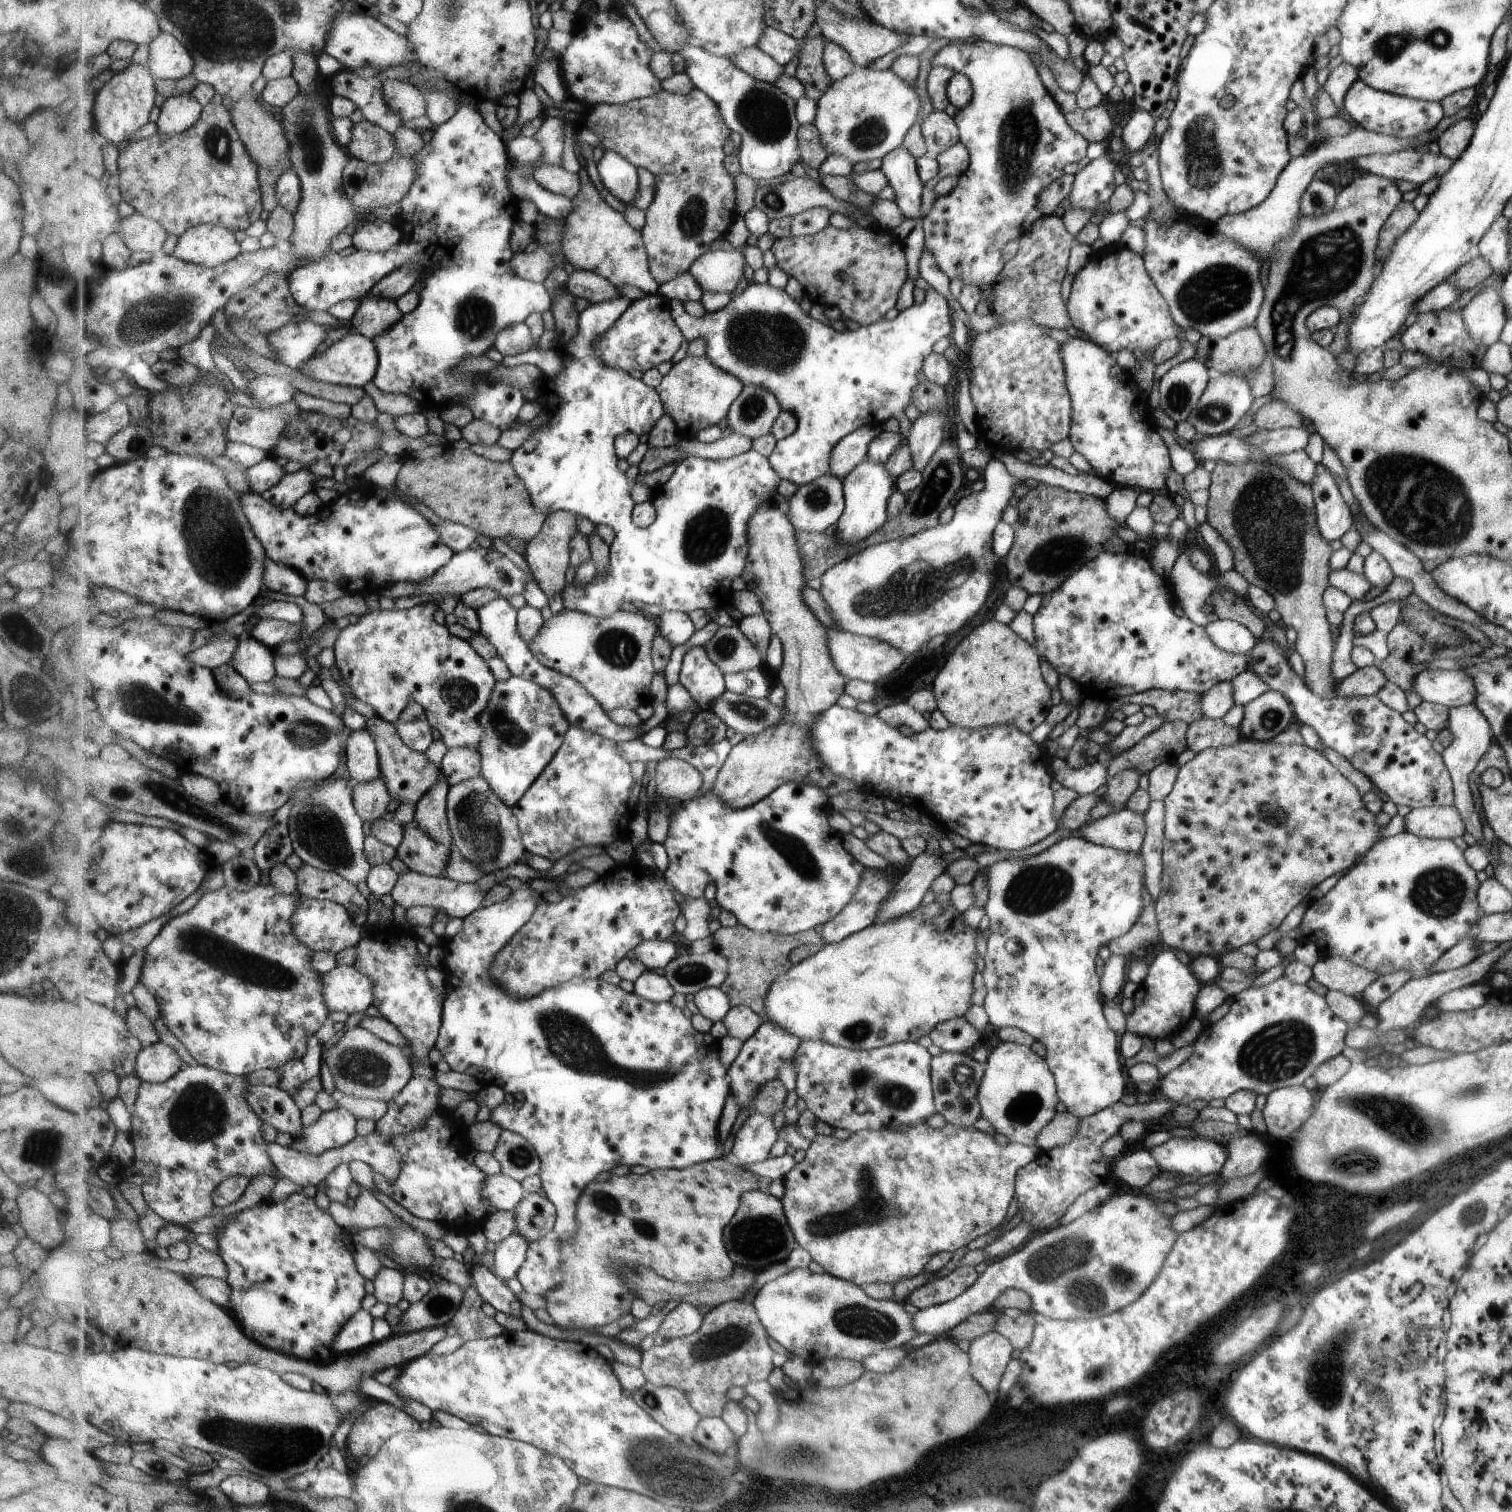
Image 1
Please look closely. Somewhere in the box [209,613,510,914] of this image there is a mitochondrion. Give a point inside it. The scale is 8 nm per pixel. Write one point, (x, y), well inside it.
(321, 834)

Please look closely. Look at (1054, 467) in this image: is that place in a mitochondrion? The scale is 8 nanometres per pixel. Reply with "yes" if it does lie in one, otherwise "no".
no

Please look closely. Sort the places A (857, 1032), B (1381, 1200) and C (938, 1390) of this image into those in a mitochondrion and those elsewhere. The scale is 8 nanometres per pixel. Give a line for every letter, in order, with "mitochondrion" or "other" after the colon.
A: mitochondrion
B: other
C: other

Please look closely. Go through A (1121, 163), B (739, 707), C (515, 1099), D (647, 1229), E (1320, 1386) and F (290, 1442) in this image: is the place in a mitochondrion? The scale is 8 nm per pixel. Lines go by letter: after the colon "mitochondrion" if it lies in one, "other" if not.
A: other
B: mitochondrion
C: other
D: mitochondrion
E: mitochondrion
F: mitochondrion

